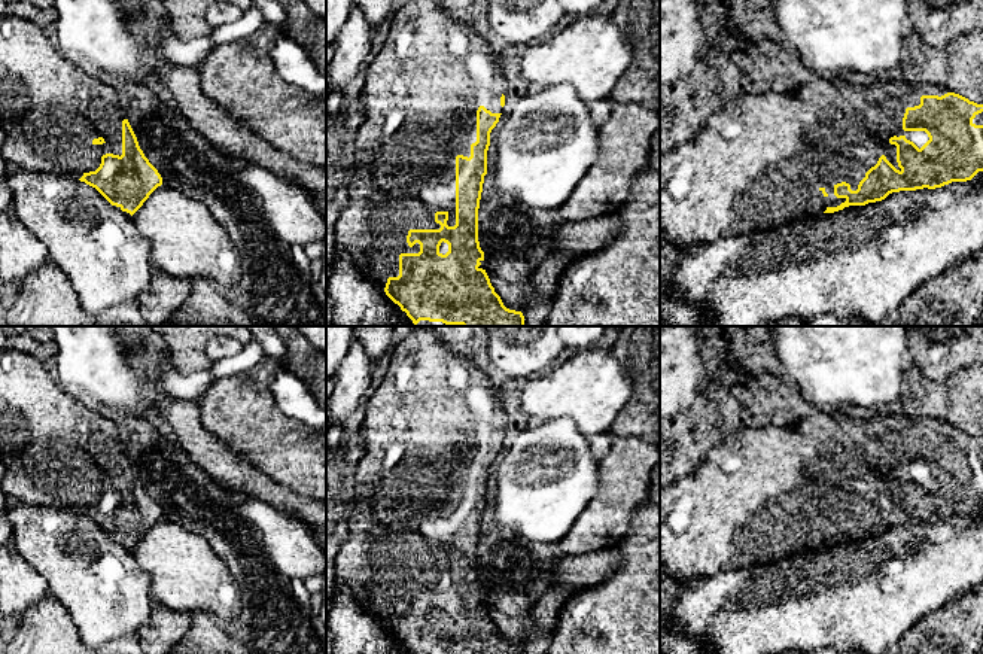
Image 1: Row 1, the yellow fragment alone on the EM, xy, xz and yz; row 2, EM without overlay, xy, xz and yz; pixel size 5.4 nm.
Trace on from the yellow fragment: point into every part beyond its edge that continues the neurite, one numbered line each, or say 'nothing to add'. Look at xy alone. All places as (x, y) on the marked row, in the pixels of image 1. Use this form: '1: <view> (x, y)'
1: xy (51, 110)

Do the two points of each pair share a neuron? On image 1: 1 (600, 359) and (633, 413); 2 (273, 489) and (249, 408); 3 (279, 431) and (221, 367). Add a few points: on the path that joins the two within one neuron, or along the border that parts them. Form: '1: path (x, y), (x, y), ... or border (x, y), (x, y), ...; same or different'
1: border (621, 367), (630, 380), (632, 395), (608, 429); different
2: border (253, 467), (301, 495); different
3: border (239, 373), (216, 379), (200, 397); different

